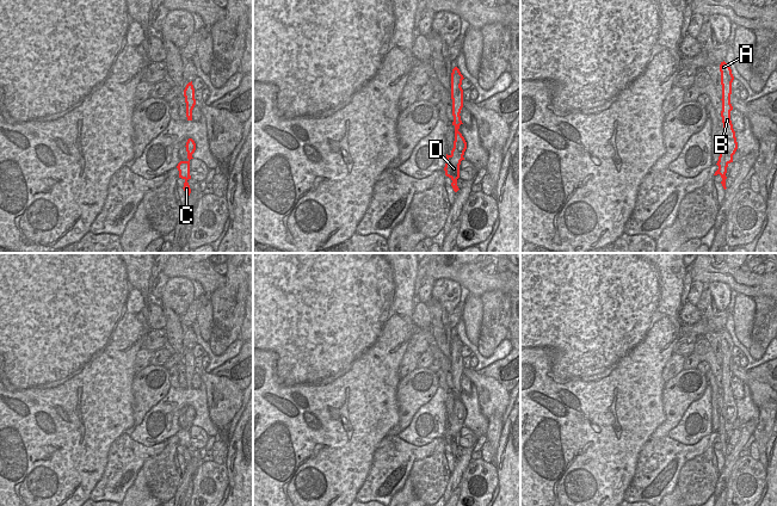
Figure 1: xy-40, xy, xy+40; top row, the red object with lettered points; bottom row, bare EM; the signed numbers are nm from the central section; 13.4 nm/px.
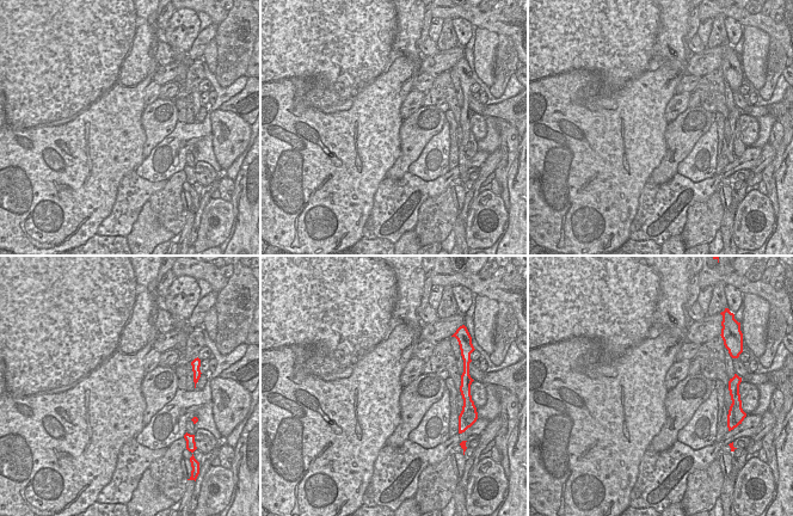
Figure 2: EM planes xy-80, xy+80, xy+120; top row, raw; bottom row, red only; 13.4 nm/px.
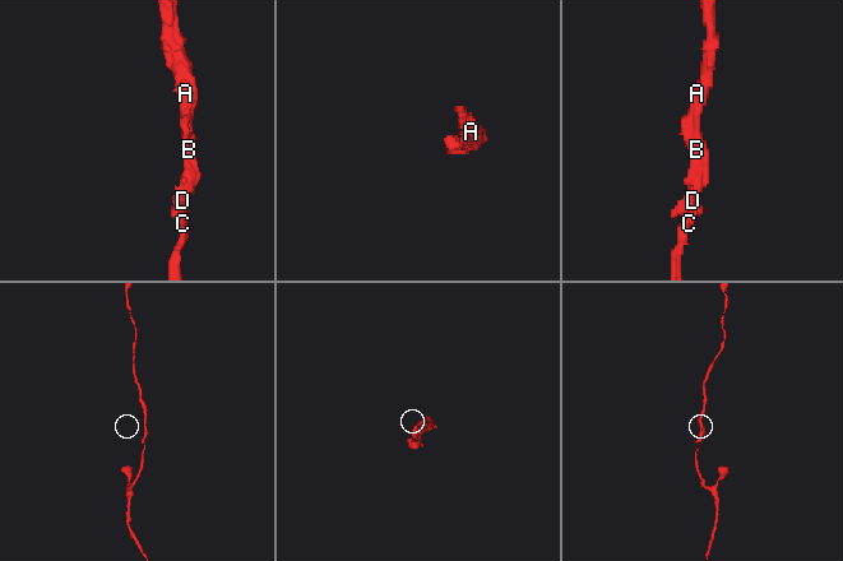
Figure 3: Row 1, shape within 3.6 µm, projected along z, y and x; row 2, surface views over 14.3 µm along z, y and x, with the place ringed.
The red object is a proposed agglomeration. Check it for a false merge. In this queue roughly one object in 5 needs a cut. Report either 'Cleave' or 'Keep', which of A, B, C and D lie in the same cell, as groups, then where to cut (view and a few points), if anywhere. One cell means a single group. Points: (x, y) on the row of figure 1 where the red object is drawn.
Keep. Groups: A B C D. No split.

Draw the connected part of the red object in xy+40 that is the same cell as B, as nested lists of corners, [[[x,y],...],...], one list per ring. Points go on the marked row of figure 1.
[[[723,61],[720,64],[720,72],[721,72],[721,85],[722,85],[722,123],[723,123],[723,138],[722,143],[719,148],[719,161],[717,166],[719,169],[715,172],[714,175],[720,174],[722,178],[722,186],[726,190],[726,173],[727,167],[730,162],[733,162],[733,155],[735,154],[738,149],[738,142],[735,137],[735,131],[733,129],[733,124],[730,121],[730,111],[733,110],[733,106],[730,104],[730,94],[732,94],[732,82],[734,80],[734,76],[732,74],[730,67]]]

